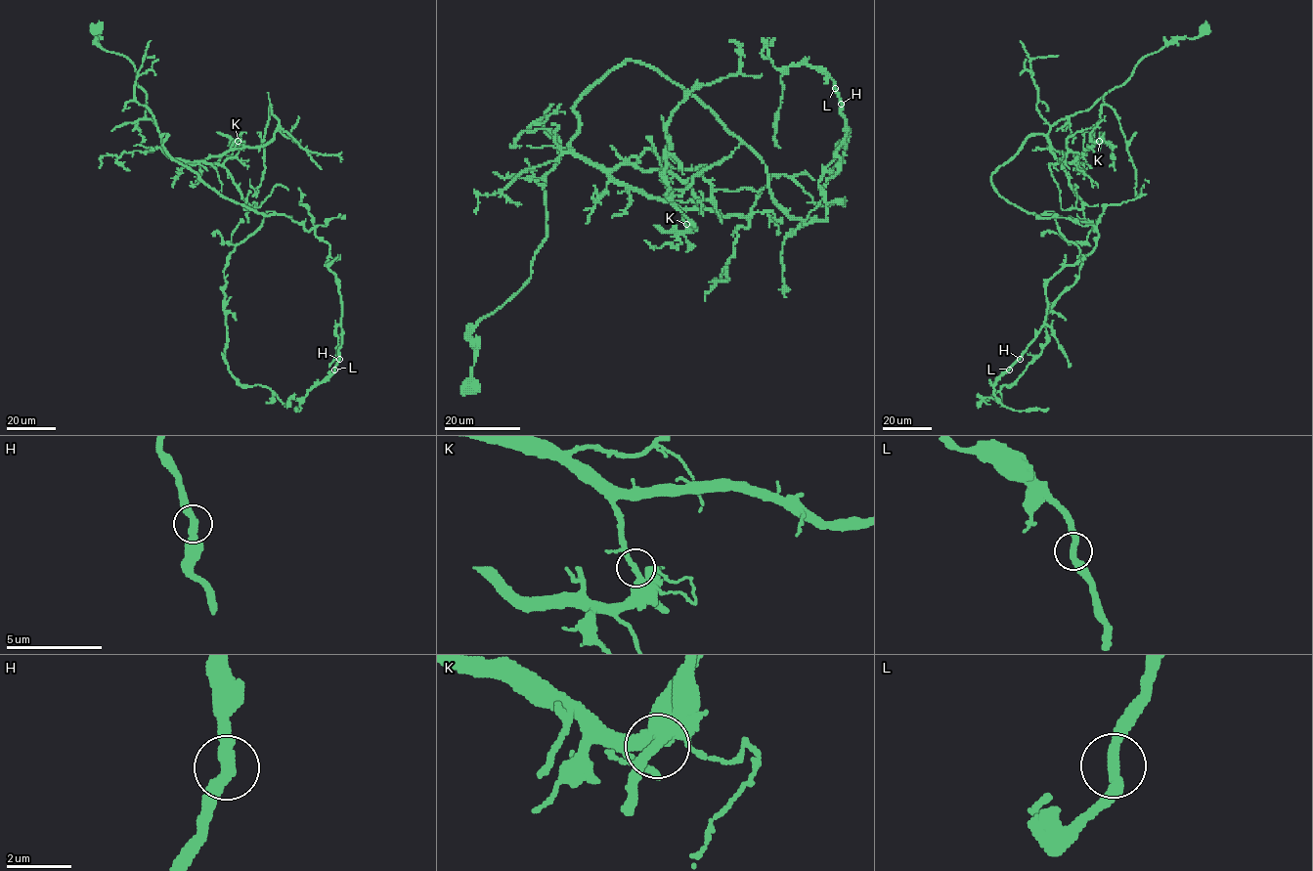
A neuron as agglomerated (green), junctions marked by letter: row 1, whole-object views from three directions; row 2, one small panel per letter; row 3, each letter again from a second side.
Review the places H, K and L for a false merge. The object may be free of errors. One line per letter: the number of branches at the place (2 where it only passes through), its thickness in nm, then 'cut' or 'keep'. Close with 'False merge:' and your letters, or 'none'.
H: 2 branches meet; 340 nm thick; keep
K: 2 branches meet; 320 nm thick; cut
L: 2 branches meet; 320 nm thick; keep
False merge: K

